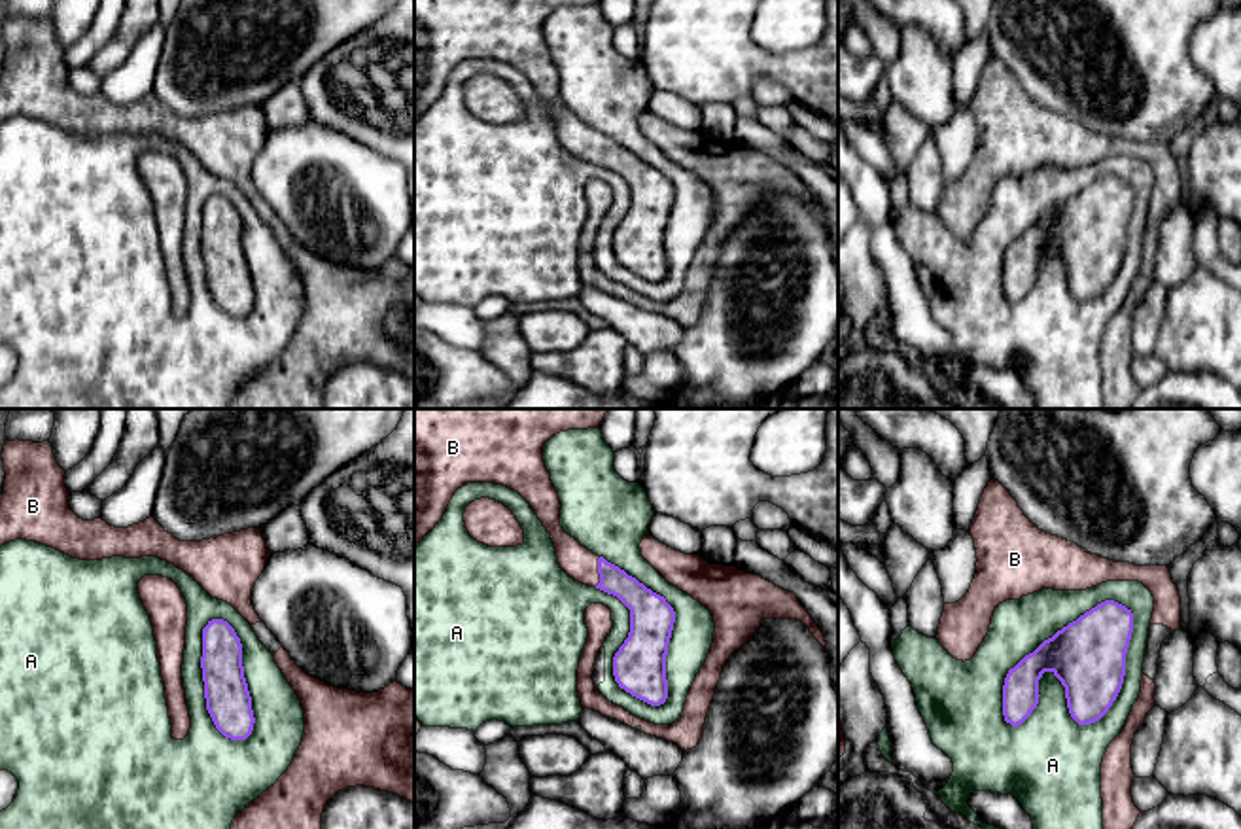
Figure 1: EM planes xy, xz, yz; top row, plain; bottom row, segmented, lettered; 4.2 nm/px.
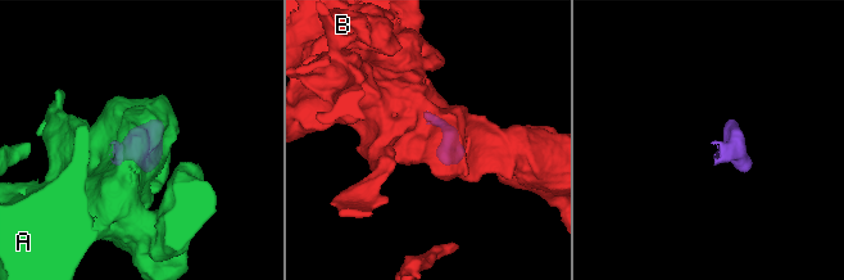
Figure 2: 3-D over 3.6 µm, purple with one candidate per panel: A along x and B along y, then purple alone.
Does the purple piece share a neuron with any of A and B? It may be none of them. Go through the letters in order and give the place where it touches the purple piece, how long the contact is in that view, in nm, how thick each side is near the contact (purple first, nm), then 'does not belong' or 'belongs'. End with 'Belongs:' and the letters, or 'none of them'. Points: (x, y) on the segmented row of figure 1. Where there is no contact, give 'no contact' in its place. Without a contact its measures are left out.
A: yz (1045, 640) | 700 nm | 320/240 nm | does not belong
B: xz (598, 572) | 130 nm | 140/140 nm | belongs
Belongs: B

